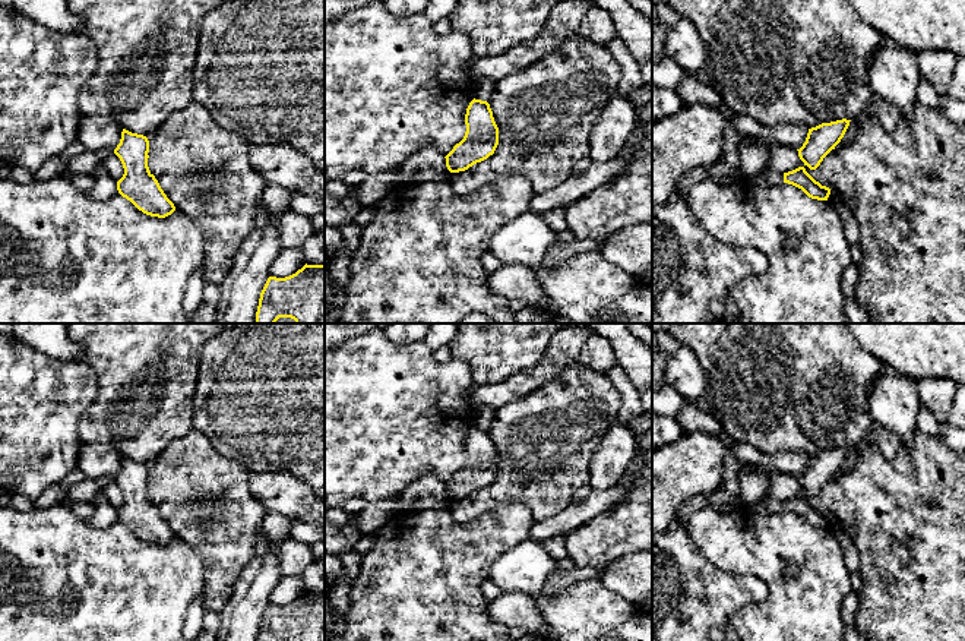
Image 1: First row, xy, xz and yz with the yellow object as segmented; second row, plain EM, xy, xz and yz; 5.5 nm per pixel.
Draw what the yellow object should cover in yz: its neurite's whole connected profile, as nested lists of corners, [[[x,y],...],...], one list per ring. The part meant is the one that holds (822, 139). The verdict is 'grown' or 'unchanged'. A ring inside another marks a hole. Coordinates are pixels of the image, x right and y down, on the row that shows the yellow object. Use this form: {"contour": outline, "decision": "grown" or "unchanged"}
{"contour": [[[842,119],[809,129],[806,142],[797,149],[804,165],[816,170],[823,158],[841,142],[849,121],[851,120]]], "decision": "unchanged"}

